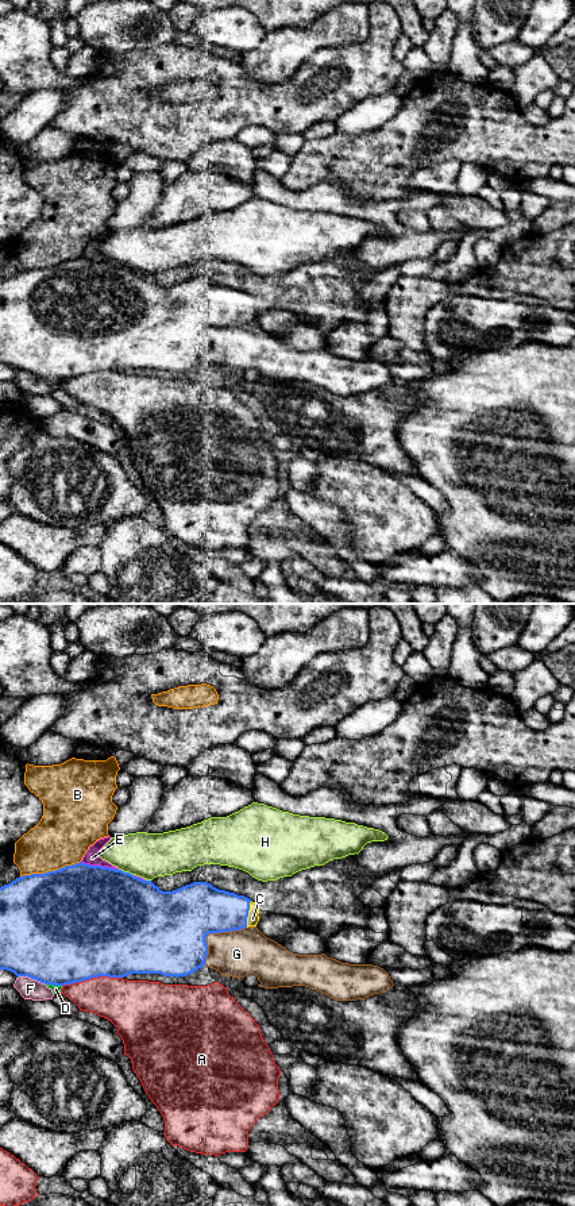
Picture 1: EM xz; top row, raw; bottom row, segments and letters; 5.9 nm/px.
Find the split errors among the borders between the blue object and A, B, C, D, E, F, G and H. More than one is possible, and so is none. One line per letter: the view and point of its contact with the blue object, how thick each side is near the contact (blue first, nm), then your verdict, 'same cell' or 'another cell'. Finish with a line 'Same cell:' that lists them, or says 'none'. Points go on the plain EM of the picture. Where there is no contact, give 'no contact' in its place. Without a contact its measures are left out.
A: contact xz (92, 372); calibres 500 and 280 nm; another cell
B: contact xz (50, 266); calibres 500 and 340 nm; another cell
C: contact xz (247, 308); calibres 280 and 70 nm; same cell
D: contact xz (54, 380); calibres 500 and 50 nm; another cell
E: contact xz (99, 261); calibres 500 and 90 nm; another cell
F: contact xz (33, 373); calibres 500 and 130 nm; another cell
G: contact xz (212, 327); calibres 440 and 280 nm; another cell
H: contact xz (126, 268); calibres 500 and 280 nm; another cell
Same cell: C

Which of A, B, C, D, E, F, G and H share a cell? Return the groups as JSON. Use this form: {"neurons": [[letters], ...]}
{"neurons": [["A"], ["B"], ["C"], ["D"], ["E", "G"], ["F"], ["H"]]}

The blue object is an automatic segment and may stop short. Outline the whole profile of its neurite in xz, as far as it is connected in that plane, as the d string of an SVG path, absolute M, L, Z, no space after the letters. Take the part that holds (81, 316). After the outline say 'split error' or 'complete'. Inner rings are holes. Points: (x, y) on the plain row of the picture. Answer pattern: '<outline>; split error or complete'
M80 257L45 269L23 270L0 282L0 365L53 381L130 369L186 371L205 361L205 332L209 328L256 321L258 309L259 303L250 293L219 285L207 277L162 286L151 276L130 267Z; split error

